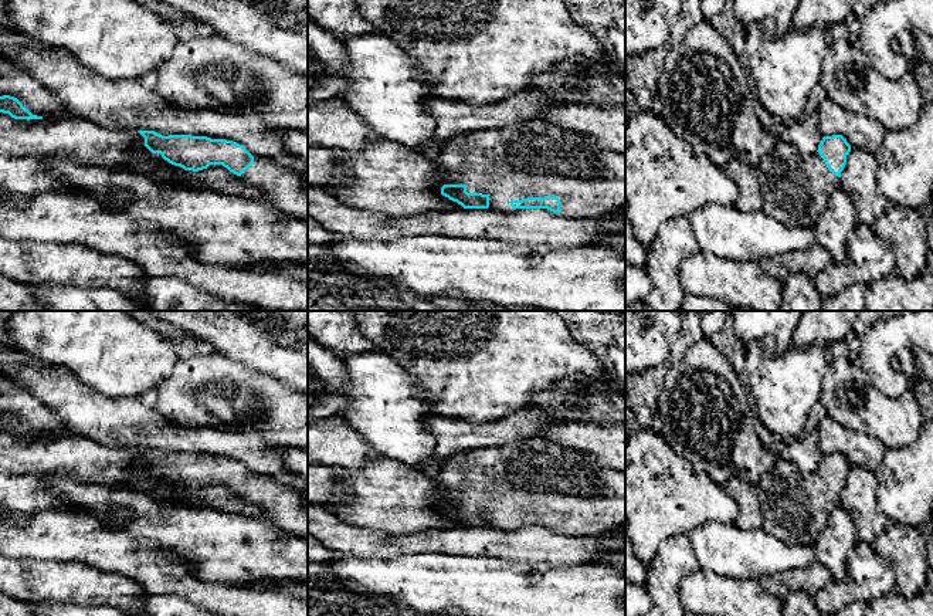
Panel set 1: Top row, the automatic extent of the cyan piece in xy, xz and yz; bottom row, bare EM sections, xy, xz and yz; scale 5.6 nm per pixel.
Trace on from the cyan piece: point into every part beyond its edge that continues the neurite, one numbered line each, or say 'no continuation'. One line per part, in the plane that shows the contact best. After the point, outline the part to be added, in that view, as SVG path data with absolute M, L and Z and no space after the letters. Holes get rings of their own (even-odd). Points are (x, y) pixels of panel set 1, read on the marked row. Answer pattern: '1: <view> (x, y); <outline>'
1: xz (535, 159); M542 119L454 136L444 143L434 162L448 172L448 183L459 182L468 193L488 194L491 210L513 211L510 200L544 196L557 196L562 209L559 214L576 219L601 219L625 209L625 153L601 149L596 141Z

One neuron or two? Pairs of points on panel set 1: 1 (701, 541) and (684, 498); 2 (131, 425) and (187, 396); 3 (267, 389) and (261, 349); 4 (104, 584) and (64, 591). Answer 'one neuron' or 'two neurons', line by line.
1: two neurons
2: two neurons
3: two neurons
4: one neuron

